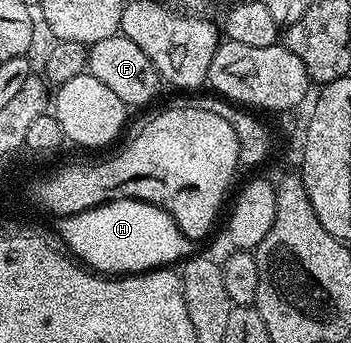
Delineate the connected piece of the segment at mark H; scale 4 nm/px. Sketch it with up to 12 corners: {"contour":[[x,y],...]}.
{"contour":[[113,200],[56,224],[101,274],[138,274],[190,257],[168,212]]}

